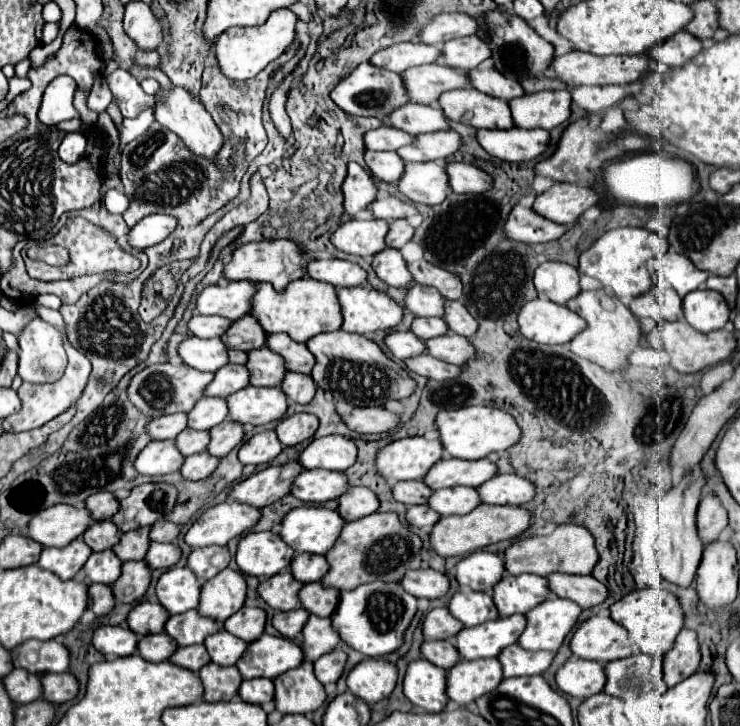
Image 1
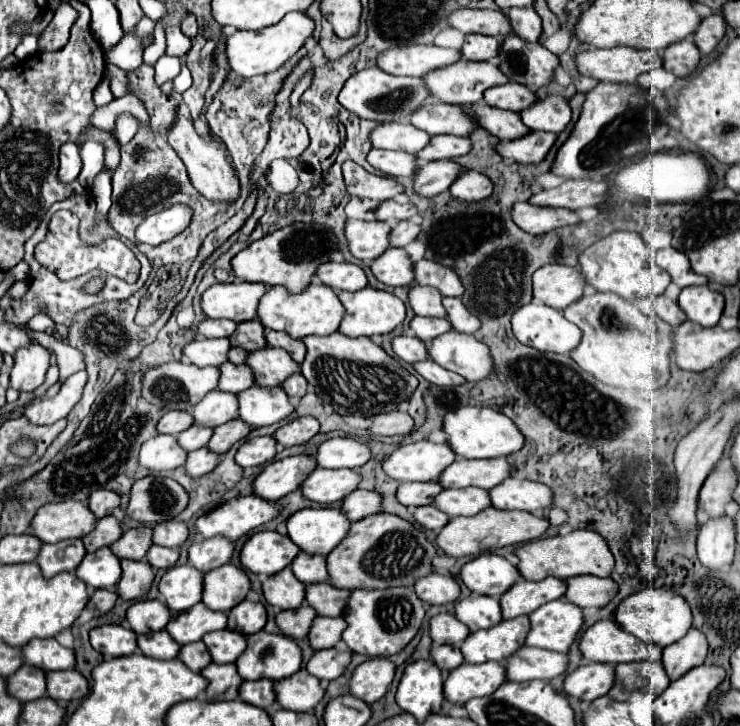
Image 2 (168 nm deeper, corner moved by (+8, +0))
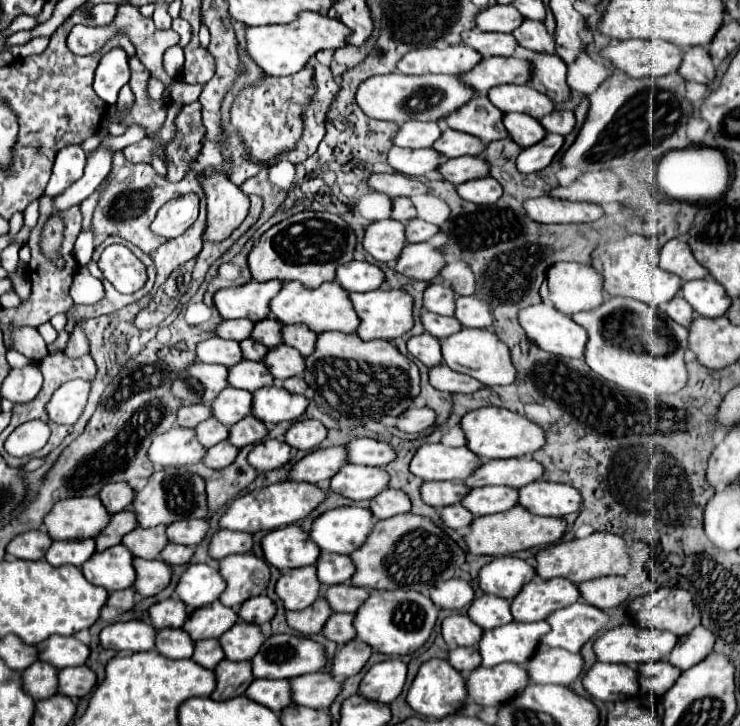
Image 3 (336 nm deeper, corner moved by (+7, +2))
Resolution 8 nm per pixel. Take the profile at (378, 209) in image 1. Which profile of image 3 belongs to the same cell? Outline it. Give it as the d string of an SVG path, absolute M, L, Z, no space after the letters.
M393 198L393 210L391 210L393 220L409 222L415 216L417 216L417 212L415 212L415 206L409 198Z

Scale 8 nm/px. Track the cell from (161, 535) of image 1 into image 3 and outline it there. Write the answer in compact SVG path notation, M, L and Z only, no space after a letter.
M181 520L167 526L167 538L173 544L195 546L205 538L207 530L209 530L209 524L205 520Z

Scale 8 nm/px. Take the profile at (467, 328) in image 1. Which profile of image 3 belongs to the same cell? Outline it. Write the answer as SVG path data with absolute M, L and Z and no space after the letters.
M459 296L455 300L455 318L465 326L465 328L489 328L493 324L491 308L487 302L479 298L463 298Z

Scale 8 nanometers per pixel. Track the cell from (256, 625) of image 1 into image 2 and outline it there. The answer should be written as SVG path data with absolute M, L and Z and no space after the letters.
M244 600L228 612L228 628L242 634L256 634L266 624L266 608L260 602Z

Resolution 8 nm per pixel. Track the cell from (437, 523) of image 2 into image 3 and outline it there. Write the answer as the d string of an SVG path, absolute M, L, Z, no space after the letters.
M453 504L453 506L445 506L439 510L441 512L441 520L445 522L445 526L453 528L453 530L463 530L471 524L473 520L473 514L469 510L465 510L463 506L459 504Z

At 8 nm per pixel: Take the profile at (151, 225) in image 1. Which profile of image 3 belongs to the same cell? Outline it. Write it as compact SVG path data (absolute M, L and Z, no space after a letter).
M185 194L179 196L171 202L167 202L165 206L161 206L161 210L157 212L151 230L157 236L163 236L167 240L181 236L195 220L199 214L199 198L197 194Z

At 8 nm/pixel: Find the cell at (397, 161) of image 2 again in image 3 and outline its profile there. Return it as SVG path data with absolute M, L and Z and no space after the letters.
M391 146L389 150L389 166L405 176L425 176L427 172L435 170L441 164L441 154L435 150L411 150L411 148L397 148Z

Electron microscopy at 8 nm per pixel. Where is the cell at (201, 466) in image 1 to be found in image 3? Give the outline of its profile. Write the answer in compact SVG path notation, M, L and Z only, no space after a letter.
M219 442L219 444L215 444L215 446L211 446L207 452L205 452L205 456L203 456L203 464L207 466L207 468L213 468L213 470L219 470L219 468L225 468L225 466L229 466L233 460L235 460L235 456L237 456L237 448L235 446L231 446L229 442Z

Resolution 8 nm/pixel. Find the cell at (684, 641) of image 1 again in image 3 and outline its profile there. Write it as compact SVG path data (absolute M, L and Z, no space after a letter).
M697 626L695 630L691 630L691 634L685 634L683 638L679 638L673 652L669 654L669 662L677 666L681 672L689 670L709 656L709 652L713 650L713 644L715 644L715 636L707 628Z

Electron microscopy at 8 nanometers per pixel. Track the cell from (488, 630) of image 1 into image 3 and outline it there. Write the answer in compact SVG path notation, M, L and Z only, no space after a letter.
M509 622L505 626L485 630L479 642L483 666L501 662L525 664L537 650L539 638L547 632L545 622Z

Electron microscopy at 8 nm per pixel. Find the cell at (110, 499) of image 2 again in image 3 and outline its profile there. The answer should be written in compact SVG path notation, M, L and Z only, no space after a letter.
M125 482L107 484L99 492L99 498L101 498L101 502L103 502L103 506L107 508L109 514L117 514L133 502L133 488L129 488Z

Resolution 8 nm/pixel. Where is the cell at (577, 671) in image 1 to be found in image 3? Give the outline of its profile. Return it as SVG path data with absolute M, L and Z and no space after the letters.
M595 662L583 676L583 688L595 700L617 702L637 694L635 670L627 664L605 664Z

